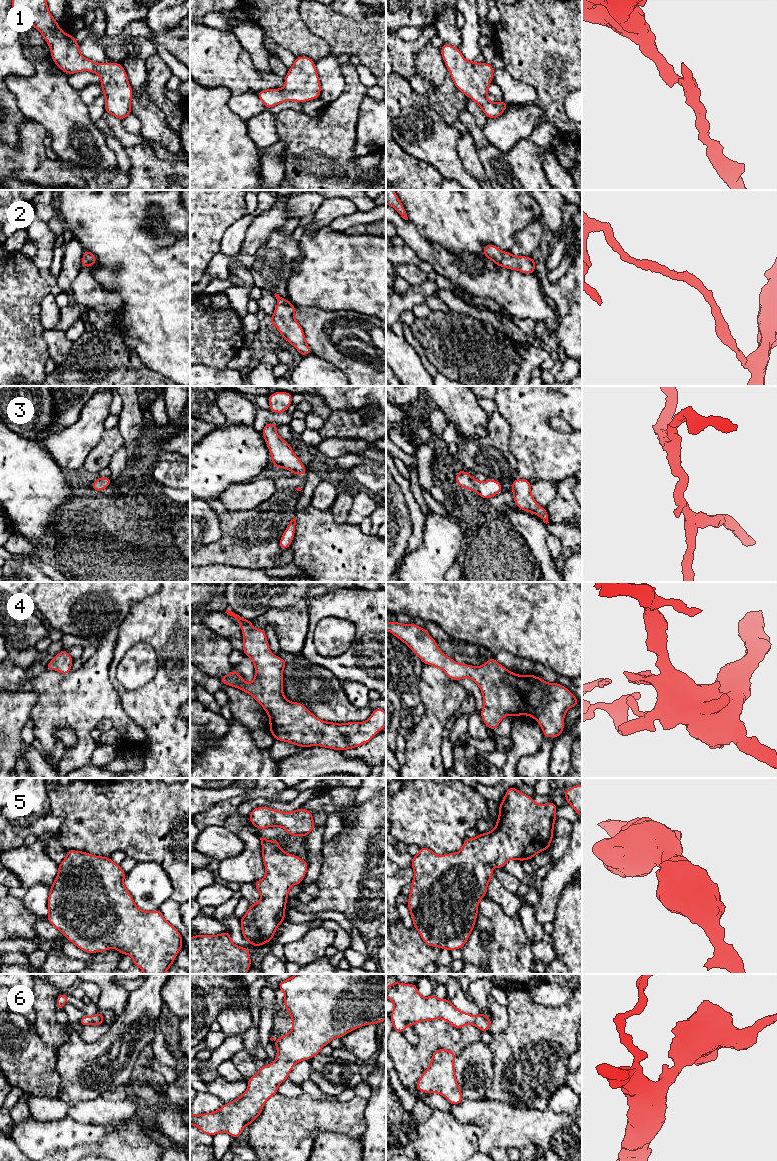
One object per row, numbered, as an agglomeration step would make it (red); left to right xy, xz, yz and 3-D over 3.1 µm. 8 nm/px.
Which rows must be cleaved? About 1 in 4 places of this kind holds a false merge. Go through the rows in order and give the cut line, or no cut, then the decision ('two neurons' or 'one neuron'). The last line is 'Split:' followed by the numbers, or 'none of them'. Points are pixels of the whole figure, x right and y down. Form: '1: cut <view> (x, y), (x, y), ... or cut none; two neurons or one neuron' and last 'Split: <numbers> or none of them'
1: cut none; one neuron
2: cut none; one neuron
3: cut none; one neuron
4: cut none; one neuron
5: cut none; one neuron
6: cut none; one neuron
Split: none of them

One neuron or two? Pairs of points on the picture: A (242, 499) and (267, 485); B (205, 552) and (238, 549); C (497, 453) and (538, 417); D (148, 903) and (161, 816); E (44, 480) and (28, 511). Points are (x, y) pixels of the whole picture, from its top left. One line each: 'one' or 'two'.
A: one
B: one
C: two
D: two
E: one

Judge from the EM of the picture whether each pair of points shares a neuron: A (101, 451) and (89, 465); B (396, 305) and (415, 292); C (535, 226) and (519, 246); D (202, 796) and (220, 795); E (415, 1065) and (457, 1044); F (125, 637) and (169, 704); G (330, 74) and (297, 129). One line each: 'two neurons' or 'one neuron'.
A: one neuron
B: one neuron
C: one neuron
D: one neuron
E: one neuron
F: one neuron
G: two neurons

